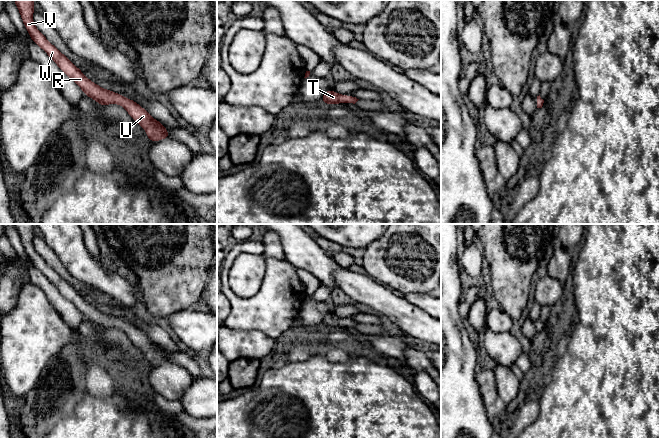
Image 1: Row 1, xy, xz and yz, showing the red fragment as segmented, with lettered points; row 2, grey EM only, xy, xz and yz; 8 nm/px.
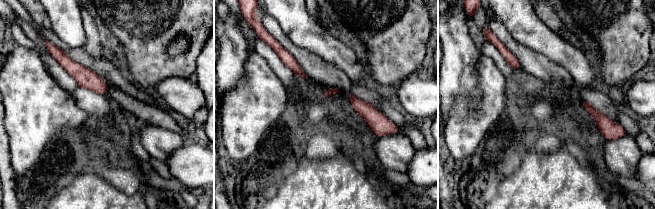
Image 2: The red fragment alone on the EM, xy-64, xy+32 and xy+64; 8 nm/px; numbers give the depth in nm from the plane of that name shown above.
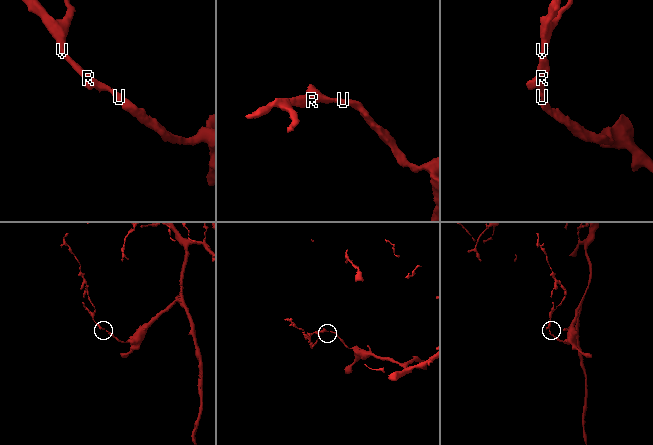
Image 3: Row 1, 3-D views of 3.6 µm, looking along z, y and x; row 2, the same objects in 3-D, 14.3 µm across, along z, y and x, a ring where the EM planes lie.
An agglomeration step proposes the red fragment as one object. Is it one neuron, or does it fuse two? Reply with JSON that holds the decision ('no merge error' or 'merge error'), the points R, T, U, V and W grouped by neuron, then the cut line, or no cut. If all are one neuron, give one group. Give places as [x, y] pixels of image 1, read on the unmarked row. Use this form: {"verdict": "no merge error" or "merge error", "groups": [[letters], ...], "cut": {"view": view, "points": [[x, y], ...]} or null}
{"verdict": "no merge error", "groups": [["R", "T", "U", "V", "W"]], "cut": null}

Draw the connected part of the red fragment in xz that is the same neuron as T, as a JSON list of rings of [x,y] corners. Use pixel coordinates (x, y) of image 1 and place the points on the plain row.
[[[332,313],[326,315],[321,322],[322,326],[330,329],[346,326],[355,328],[358,324],[359,323],[351,319],[346,320],[339,317],[335,317]]]

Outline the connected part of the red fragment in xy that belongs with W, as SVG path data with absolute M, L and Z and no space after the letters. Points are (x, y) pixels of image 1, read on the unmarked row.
M14 224L31 263L58 289L58 291L70 301L84 316L84 318L96 324L102 331L110 327L123 329L125 334L139 349L141 349L151 366L170 362L166 351L138 329L132 323L126 323L123 319L103 313L89 304L79 292L77 292L65 279L53 270L45 260L35 251L32 239L34 237L34 224Z

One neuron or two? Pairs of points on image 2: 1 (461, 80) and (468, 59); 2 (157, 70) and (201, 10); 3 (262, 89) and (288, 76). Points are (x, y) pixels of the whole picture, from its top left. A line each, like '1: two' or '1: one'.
1: one
2: one
3: two

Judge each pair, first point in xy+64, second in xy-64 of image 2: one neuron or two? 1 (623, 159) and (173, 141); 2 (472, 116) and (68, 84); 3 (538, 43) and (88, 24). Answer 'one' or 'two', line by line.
1: one
2: two
3: two

